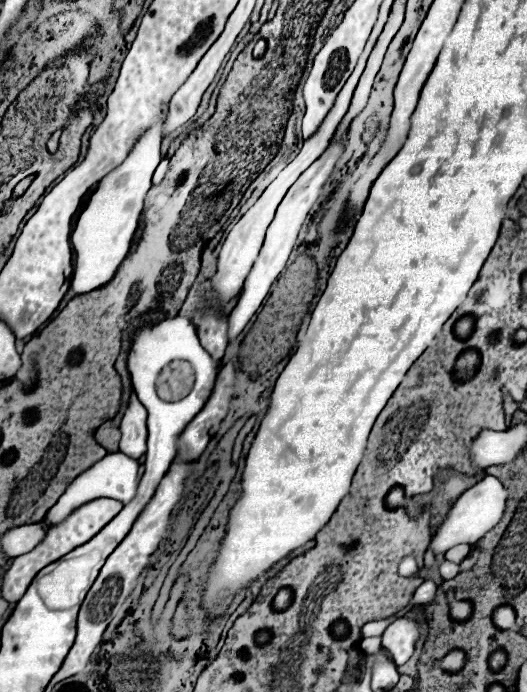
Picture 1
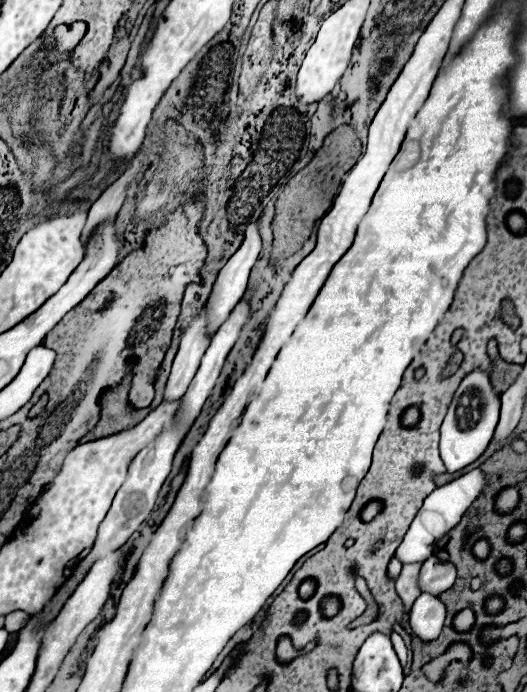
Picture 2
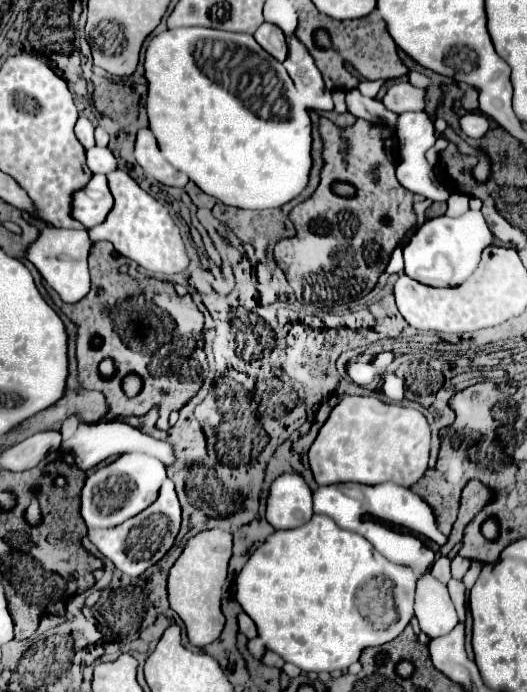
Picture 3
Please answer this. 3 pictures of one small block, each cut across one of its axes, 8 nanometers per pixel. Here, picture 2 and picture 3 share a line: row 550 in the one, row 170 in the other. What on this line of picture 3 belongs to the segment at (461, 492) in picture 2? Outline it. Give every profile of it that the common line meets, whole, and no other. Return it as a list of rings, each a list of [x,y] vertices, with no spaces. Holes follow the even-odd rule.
[[[404,112],[398,116],[398,128],[396,128],[396,134],[398,134],[398,142],[400,142],[400,152],[404,156],[402,164],[396,168],[396,178],[398,182],[408,188],[410,192],[414,194],[422,194],[424,198],[430,198],[430,200],[440,200],[440,202],[446,202],[448,200],[448,190],[440,184],[440,180],[436,178],[432,166],[428,166],[426,162],[426,150],[434,146],[436,142],[436,136],[434,136],[434,126],[432,126],[432,120],[428,118],[426,112]]]

